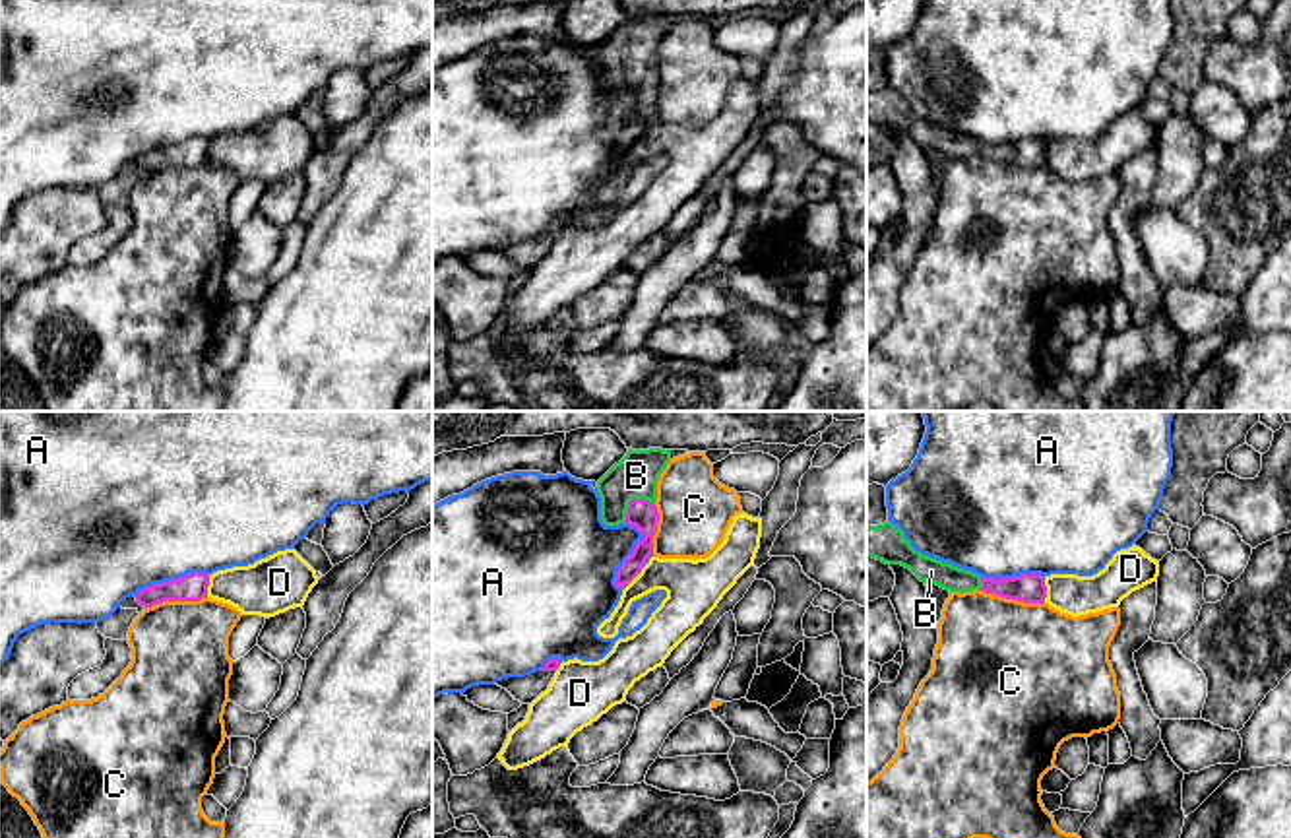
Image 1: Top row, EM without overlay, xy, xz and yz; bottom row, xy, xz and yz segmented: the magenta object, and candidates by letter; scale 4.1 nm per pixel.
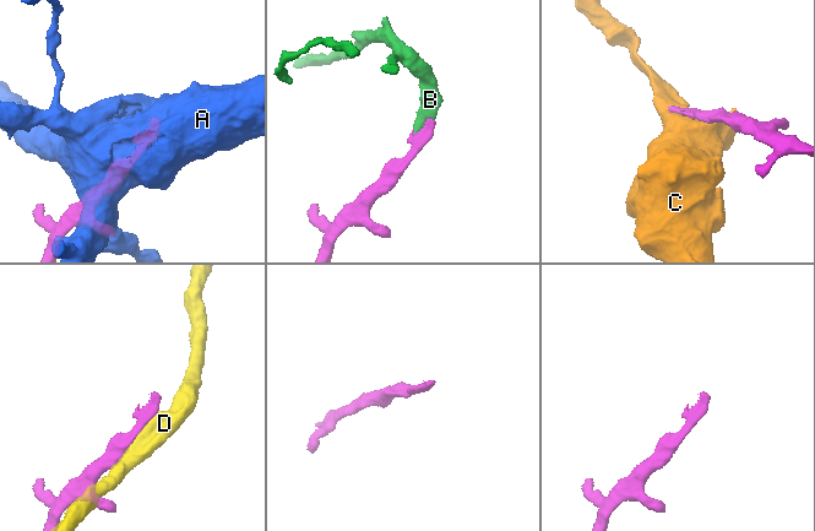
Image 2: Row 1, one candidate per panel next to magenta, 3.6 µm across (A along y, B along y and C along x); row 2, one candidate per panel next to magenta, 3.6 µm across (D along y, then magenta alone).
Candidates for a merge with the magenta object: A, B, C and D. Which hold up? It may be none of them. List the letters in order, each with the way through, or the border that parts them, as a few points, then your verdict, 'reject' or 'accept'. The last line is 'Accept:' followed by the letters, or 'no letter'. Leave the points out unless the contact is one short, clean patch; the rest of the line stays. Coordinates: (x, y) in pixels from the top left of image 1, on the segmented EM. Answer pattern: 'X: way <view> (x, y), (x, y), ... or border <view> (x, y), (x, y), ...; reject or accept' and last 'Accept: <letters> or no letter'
A: reject
B: way xz (640, 513), (630, 501), (630, 485), (636, 476); accept
C: reject
D: reject
Accept: B

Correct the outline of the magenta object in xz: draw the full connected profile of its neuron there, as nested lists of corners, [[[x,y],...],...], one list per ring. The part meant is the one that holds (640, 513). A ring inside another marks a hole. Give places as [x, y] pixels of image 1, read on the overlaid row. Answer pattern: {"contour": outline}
{"contour": [[[647,448],[632,450],[614,464],[599,481],[601,520],[605,526],[636,526],[644,539],[636,543],[632,555],[620,564],[614,584],[630,584],[653,553],[653,535],[657,532],[659,512],[657,481],[667,464],[671,450]]]}

